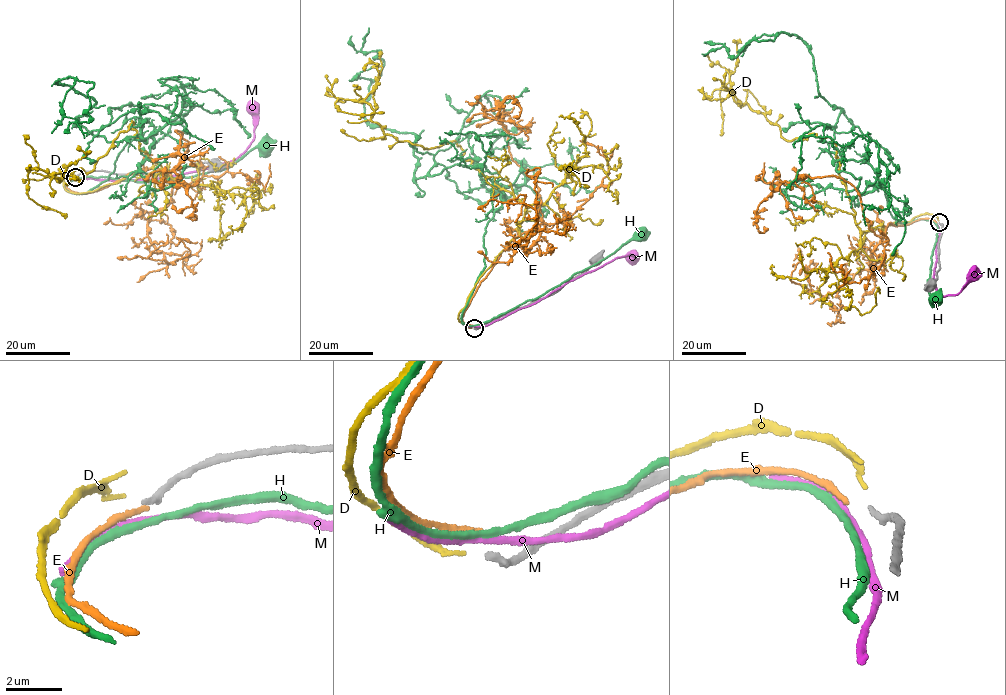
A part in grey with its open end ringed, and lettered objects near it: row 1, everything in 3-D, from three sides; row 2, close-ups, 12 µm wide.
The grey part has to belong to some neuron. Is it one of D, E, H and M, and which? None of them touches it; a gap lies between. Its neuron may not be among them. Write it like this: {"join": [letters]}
{"join": ["D"]}

